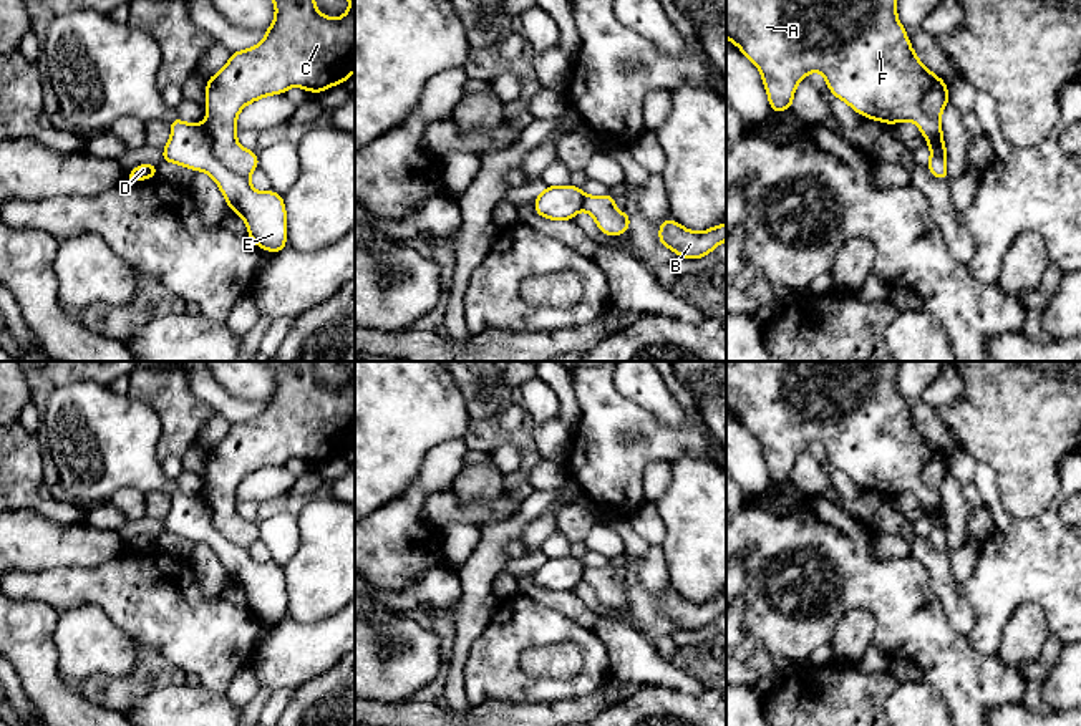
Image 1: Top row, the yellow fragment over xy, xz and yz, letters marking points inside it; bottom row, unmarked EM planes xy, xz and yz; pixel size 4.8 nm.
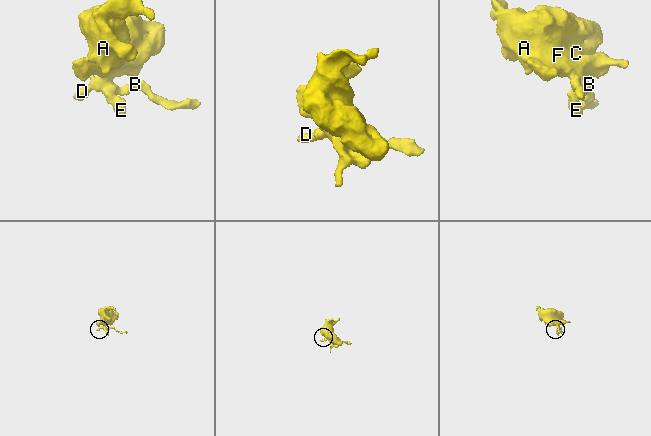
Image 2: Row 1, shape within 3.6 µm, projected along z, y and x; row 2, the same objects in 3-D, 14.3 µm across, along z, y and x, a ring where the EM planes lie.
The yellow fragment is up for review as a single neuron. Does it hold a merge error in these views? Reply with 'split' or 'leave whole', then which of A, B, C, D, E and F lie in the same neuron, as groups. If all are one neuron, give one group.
split; A B C F / D E

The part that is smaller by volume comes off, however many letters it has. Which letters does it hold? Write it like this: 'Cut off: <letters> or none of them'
Cut off: D, E

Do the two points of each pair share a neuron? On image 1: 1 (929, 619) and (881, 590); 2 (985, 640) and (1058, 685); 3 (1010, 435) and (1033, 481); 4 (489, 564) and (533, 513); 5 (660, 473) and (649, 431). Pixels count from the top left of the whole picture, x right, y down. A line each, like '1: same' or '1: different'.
1: same
2: different
3: same
4: same
5: different

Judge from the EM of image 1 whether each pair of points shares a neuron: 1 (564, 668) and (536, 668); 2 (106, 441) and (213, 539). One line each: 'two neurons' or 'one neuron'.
1: one neuron
2: one neuron

